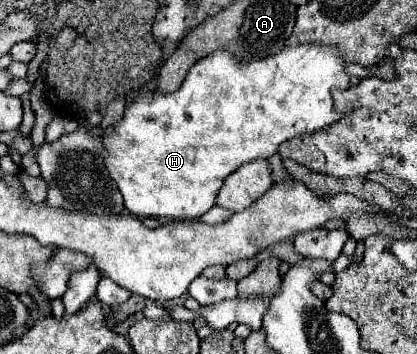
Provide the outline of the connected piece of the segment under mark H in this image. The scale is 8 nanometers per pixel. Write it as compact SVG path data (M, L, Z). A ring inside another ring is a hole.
M325 44L289 46L249 64L237 62L229 52L213 52L191 66L177 92L147 92L139 96L125 108L125 116L115 130L103 136L105 164L125 198L127 210L135 216L169 216L181 220L205 214L215 206L215 196L223 180L239 166L255 158L271 158L281 142L321 130L339 118L331 90L351 86L351 76L343 70L343 64L339 50Z

